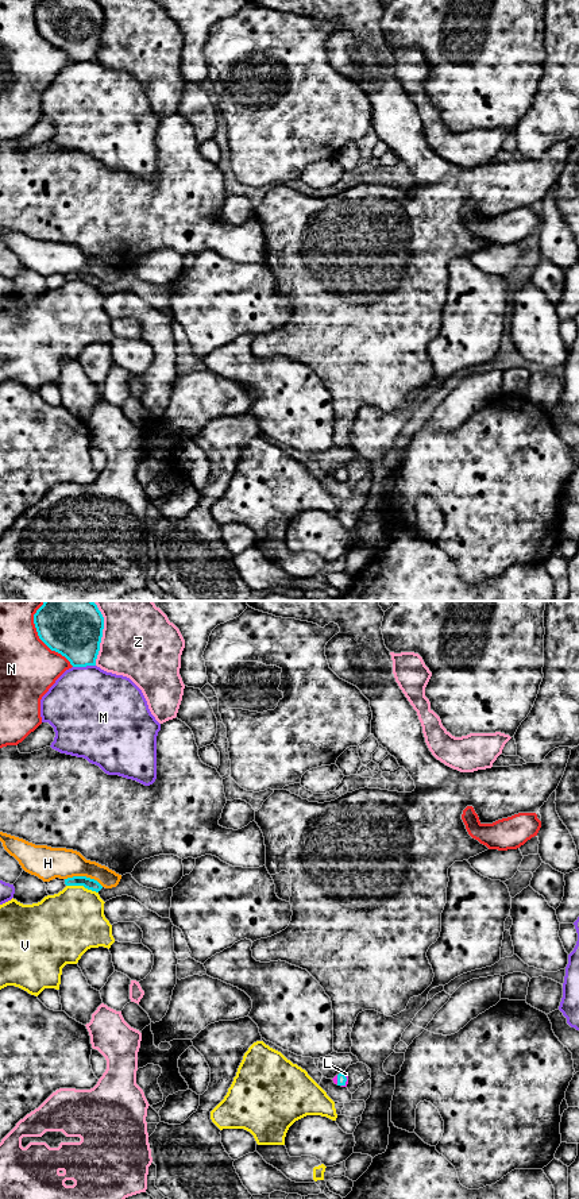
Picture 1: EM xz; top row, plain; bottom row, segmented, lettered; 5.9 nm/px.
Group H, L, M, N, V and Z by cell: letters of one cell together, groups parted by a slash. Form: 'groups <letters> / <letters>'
groups H / L / M / N / V / Z

